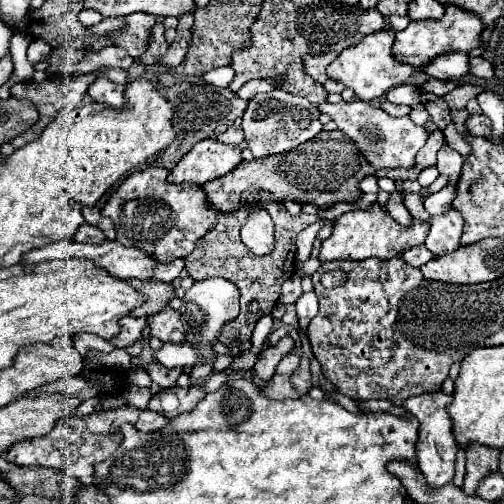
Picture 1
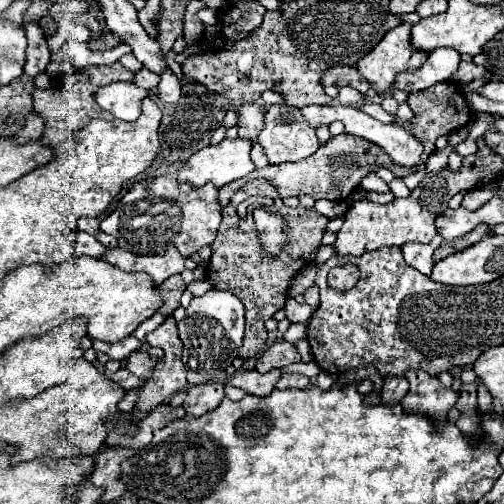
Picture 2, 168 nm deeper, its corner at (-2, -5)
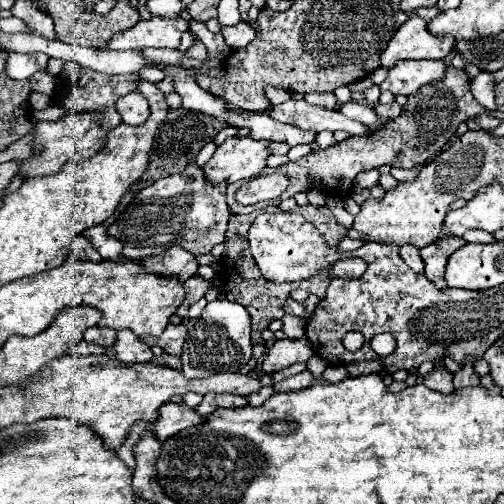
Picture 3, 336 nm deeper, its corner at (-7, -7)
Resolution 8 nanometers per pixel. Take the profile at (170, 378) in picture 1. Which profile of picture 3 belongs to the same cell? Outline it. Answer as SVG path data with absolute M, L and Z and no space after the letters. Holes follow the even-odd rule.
M121 330L115 342L115 356L121 364L147 364L153 360L151 348L129 330Z

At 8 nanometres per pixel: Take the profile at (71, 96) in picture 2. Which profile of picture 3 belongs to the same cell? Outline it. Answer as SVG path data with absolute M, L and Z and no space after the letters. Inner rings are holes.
M91 72L91 88L77 86L61 102L65 112L95 112L99 126L111 130L121 122L121 116L115 110L115 100L131 90L137 90L137 74L131 76L103 76Z

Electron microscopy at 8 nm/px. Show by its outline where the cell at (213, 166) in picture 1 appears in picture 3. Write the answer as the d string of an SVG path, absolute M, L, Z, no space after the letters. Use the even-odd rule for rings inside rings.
M229 138L217 146L213 158L203 166L203 172L211 184L233 184L239 180L255 178L267 160L267 142L245 138Z

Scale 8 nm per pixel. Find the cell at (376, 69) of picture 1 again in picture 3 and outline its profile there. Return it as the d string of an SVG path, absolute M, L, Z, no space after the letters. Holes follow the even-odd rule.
M411 16L391 38L381 54L381 66L393 68L399 60L439 60L445 58L455 40L451 36L433 36L427 32L427 22Z

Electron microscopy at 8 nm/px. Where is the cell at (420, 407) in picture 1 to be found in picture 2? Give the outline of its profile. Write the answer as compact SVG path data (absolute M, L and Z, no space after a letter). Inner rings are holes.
M410 370L406 372L406 378L410 382L410 390L402 400L402 406L408 408L410 412L424 412L430 418L434 418L434 422L444 424L448 410L458 400L458 394L452 390L438 390L438 388L444 388L440 380L434 376L428 376L422 370Z

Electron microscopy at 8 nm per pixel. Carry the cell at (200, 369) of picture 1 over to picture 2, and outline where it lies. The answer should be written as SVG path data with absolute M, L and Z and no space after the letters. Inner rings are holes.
M210 290L204 296L192 298L186 308L186 318L178 322L178 332L184 342L186 354L186 378L188 384L206 384L220 382L222 372L238 358L238 350L244 338L244 306L230 294L220 290Z

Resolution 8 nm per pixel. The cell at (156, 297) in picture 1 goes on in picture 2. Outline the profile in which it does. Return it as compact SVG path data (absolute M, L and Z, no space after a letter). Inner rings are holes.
M172 276L164 284L160 284L160 294L164 298L160 312L164 316L170 316L180 306L180 296L182 296L184 290L186 290L186 284L184 284L182 276Z

